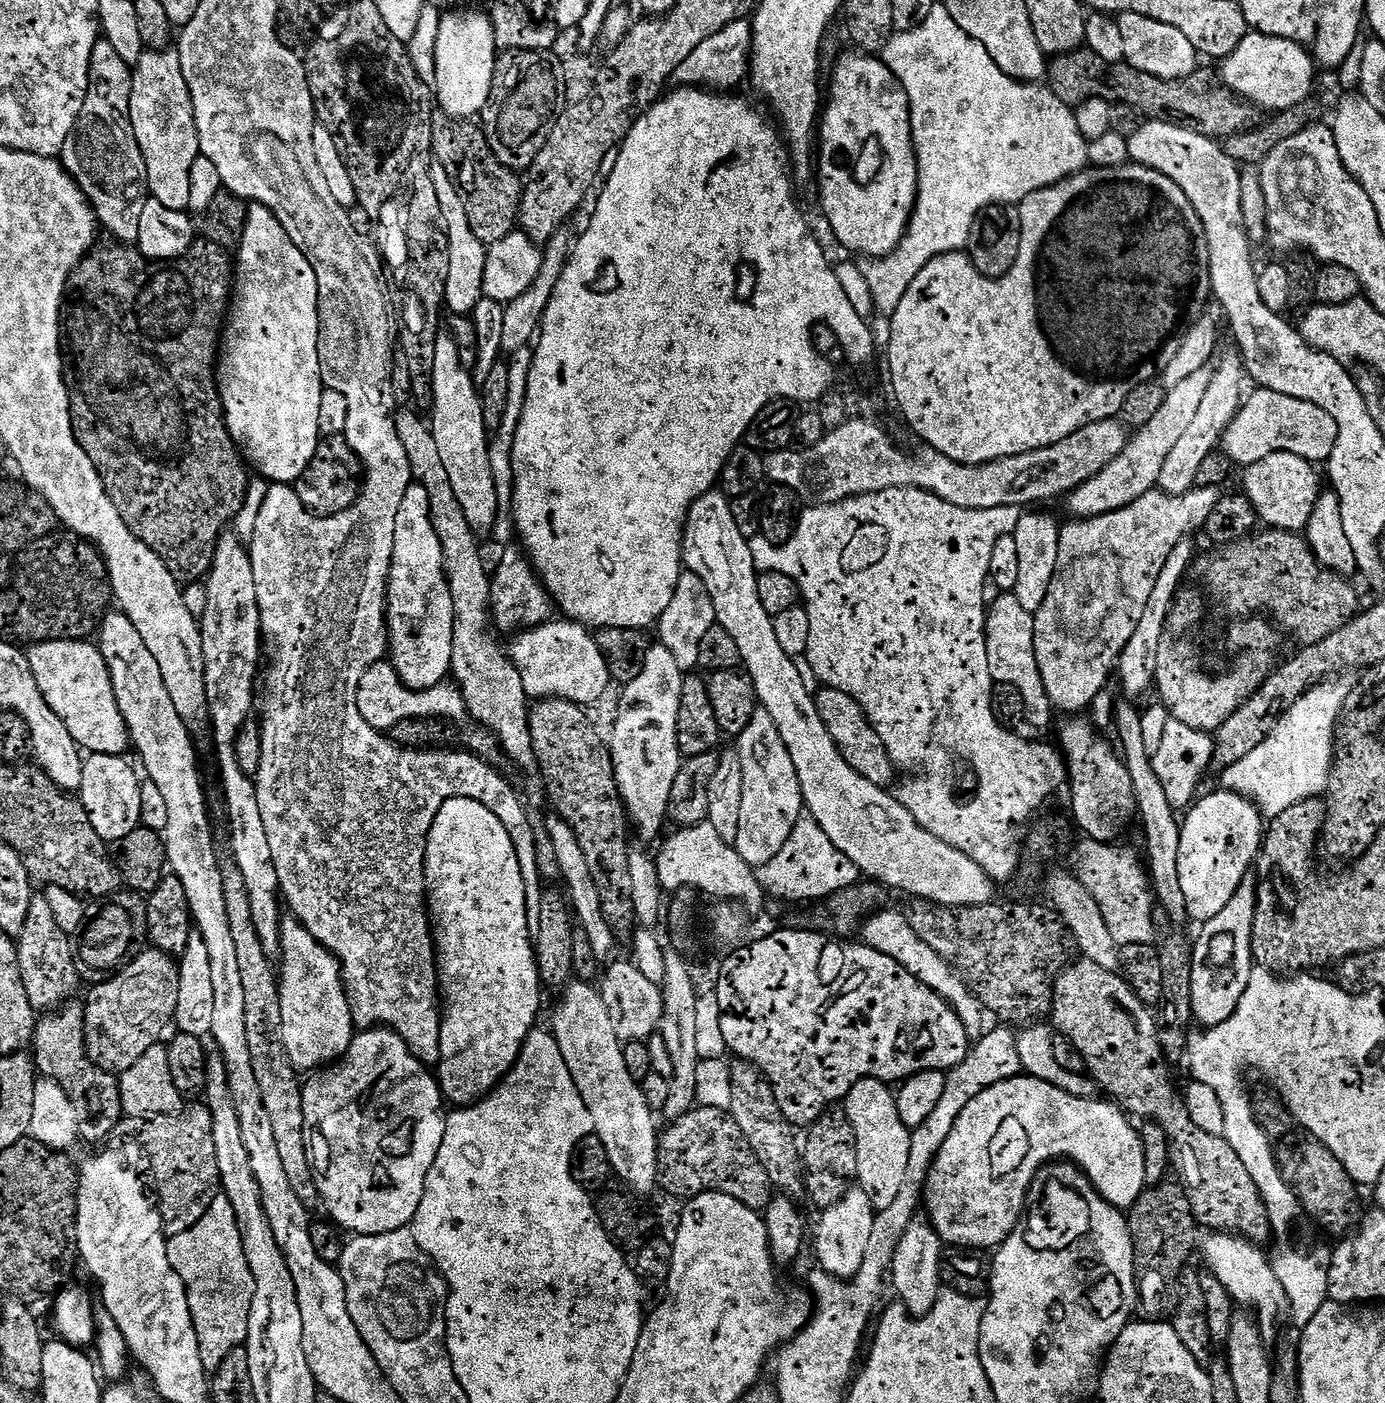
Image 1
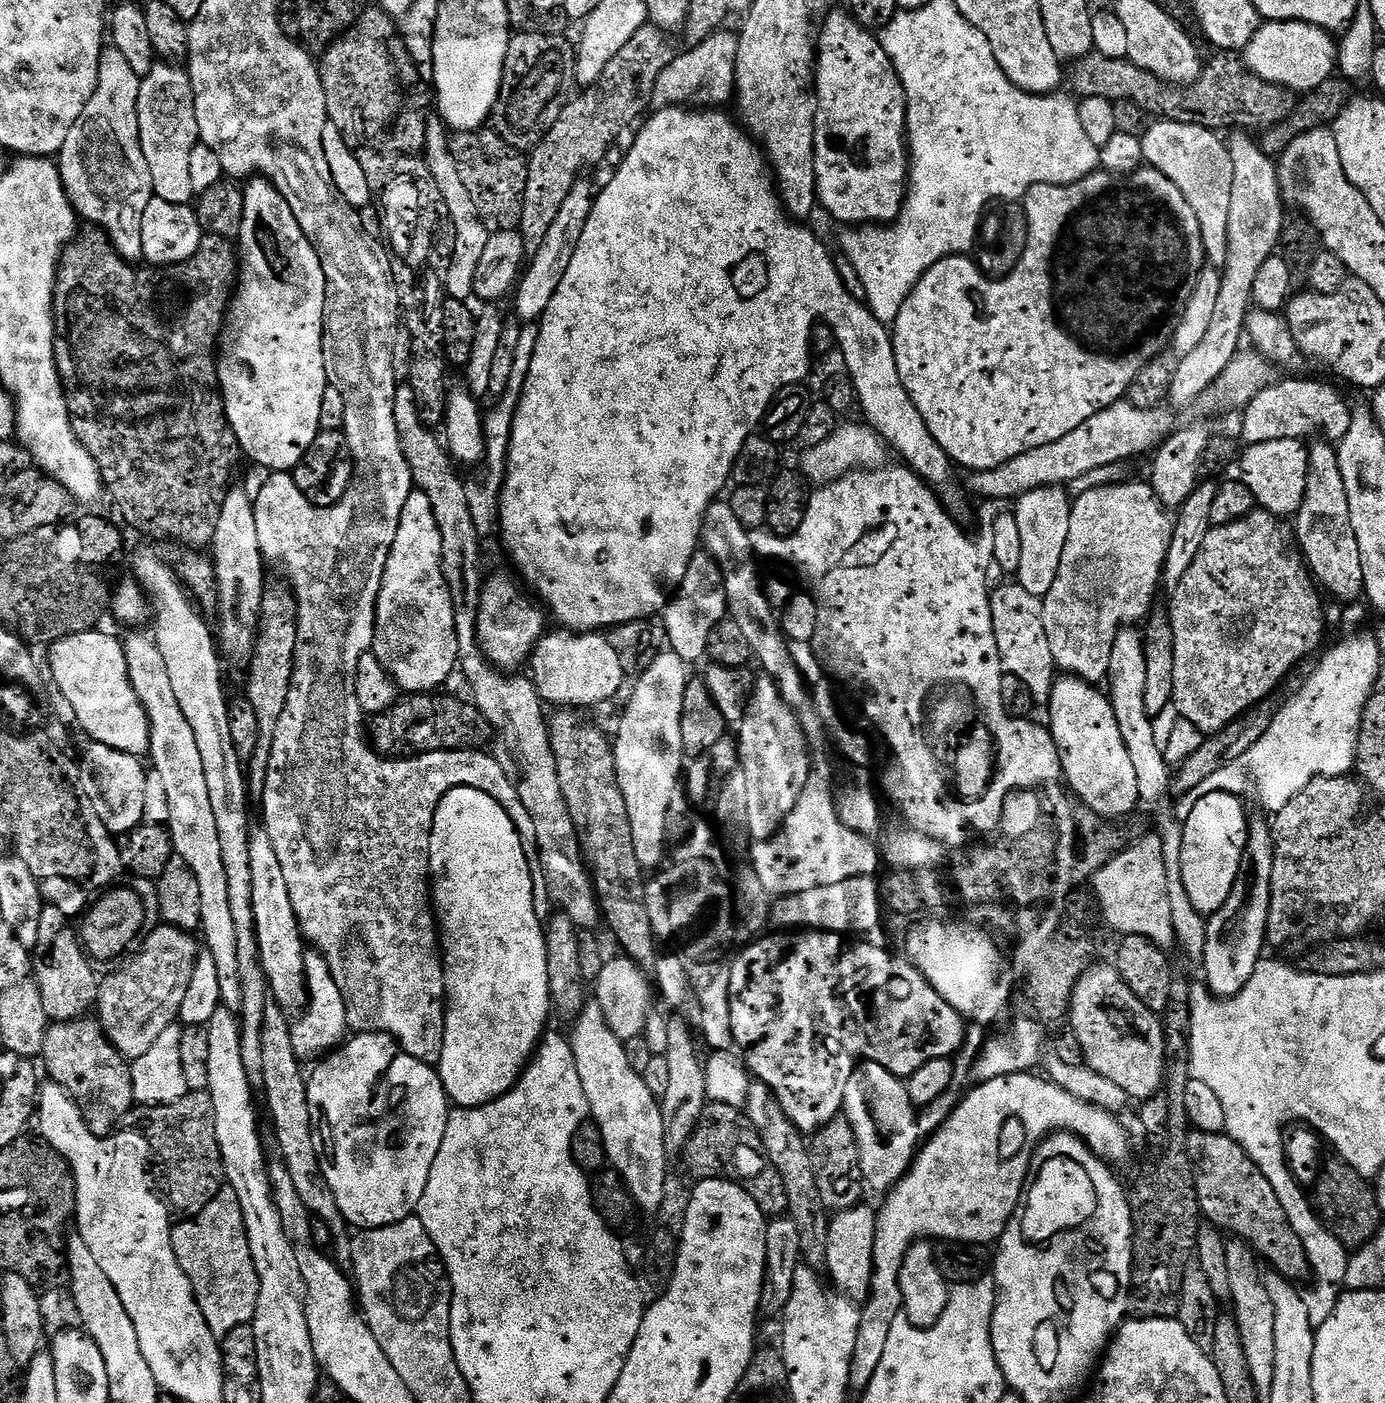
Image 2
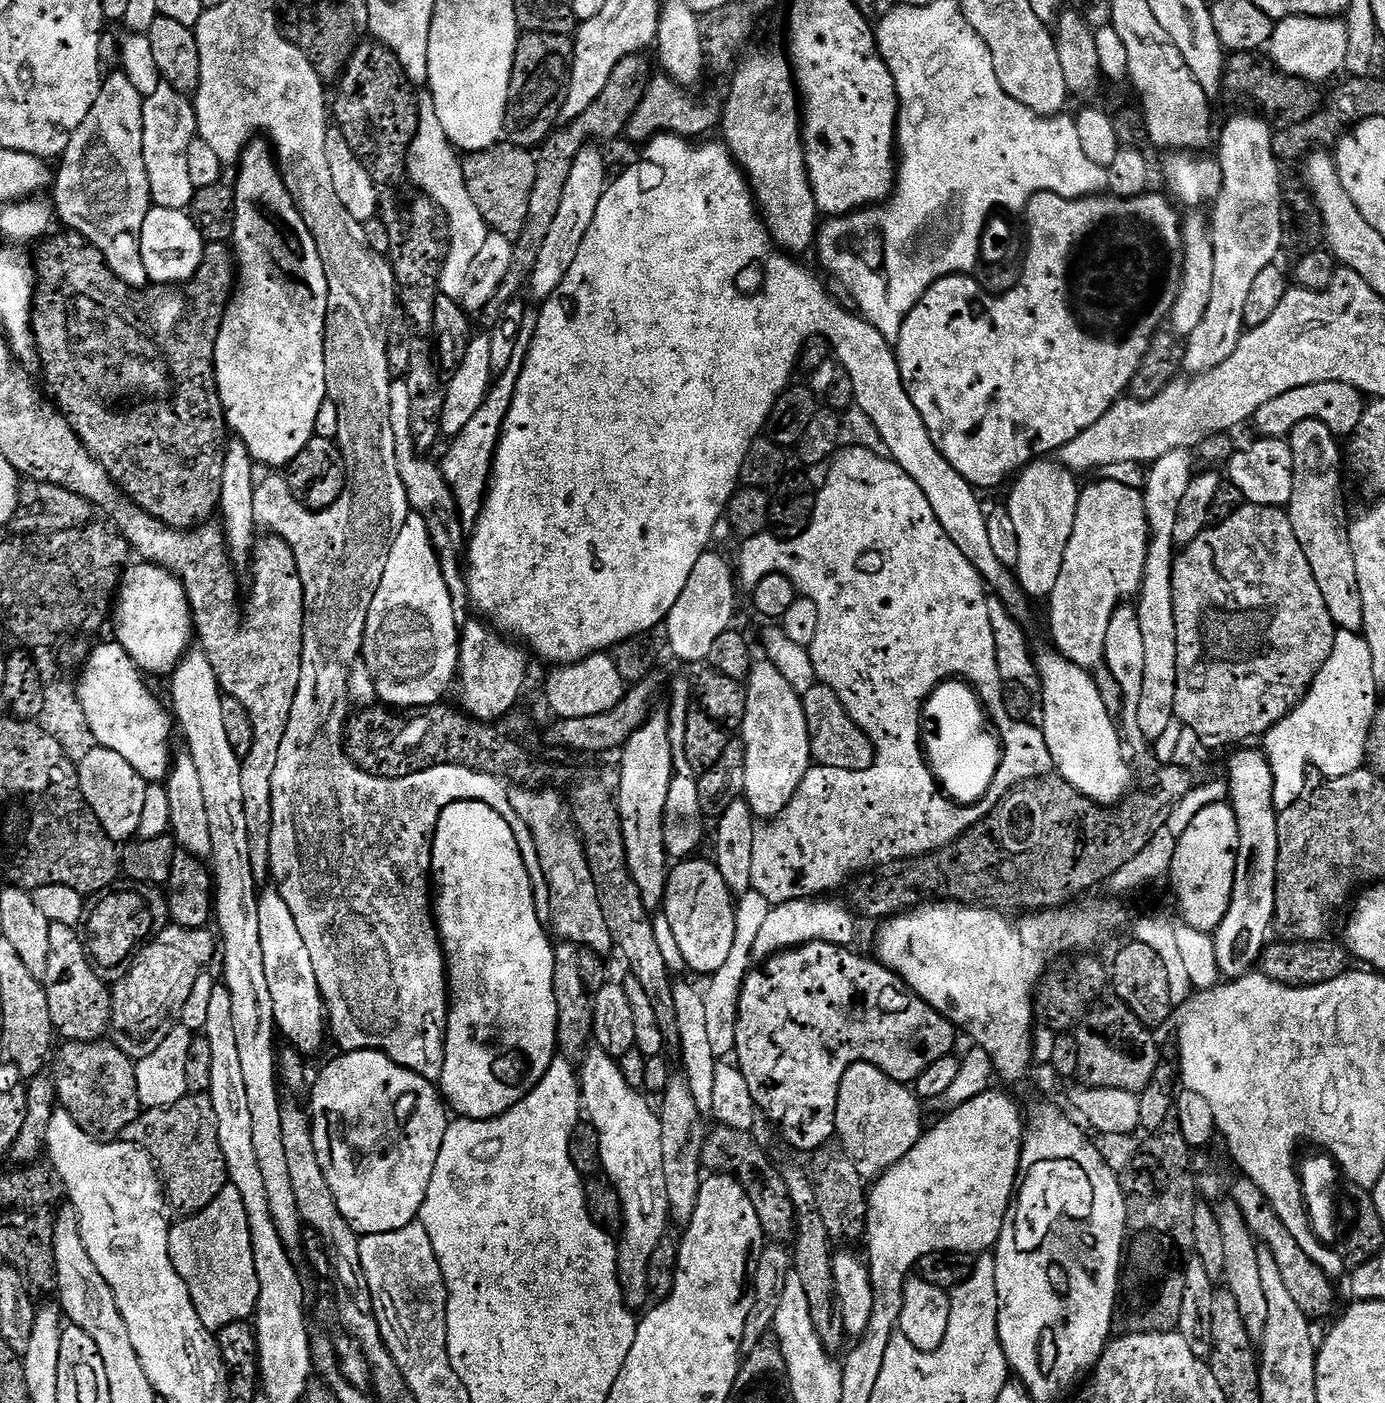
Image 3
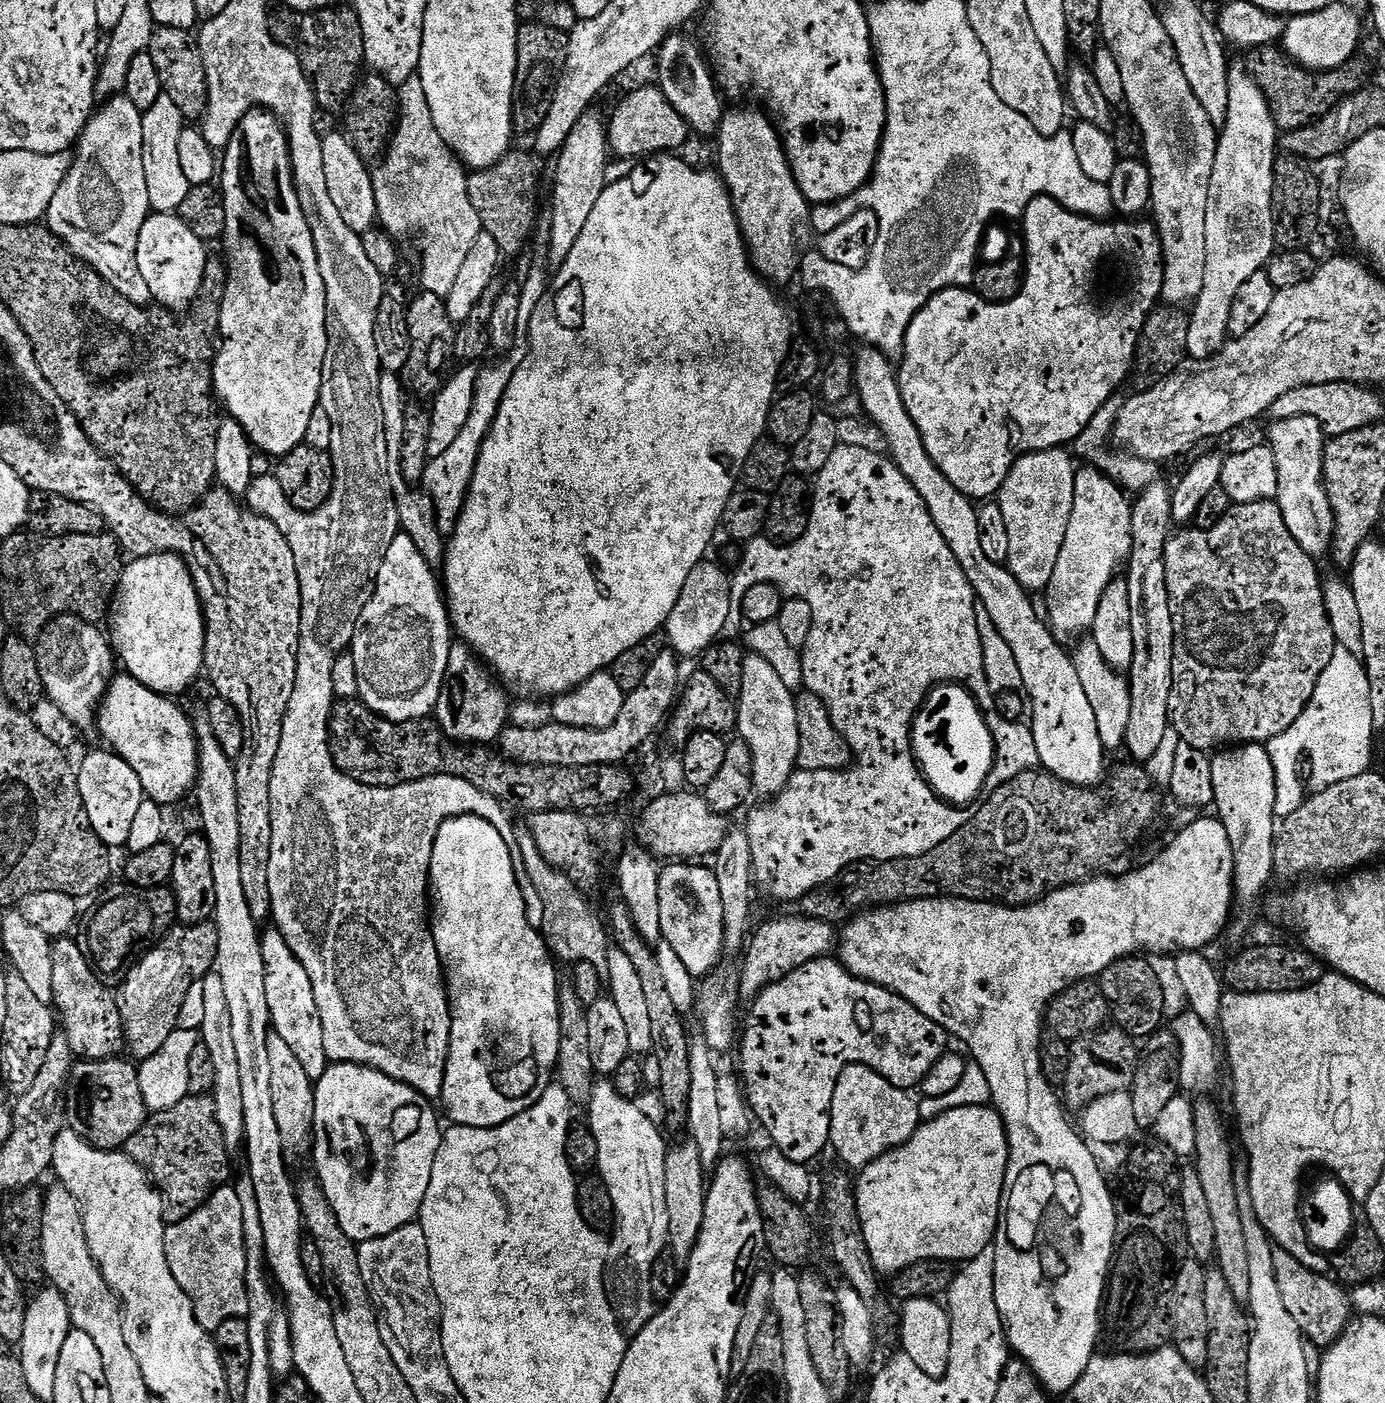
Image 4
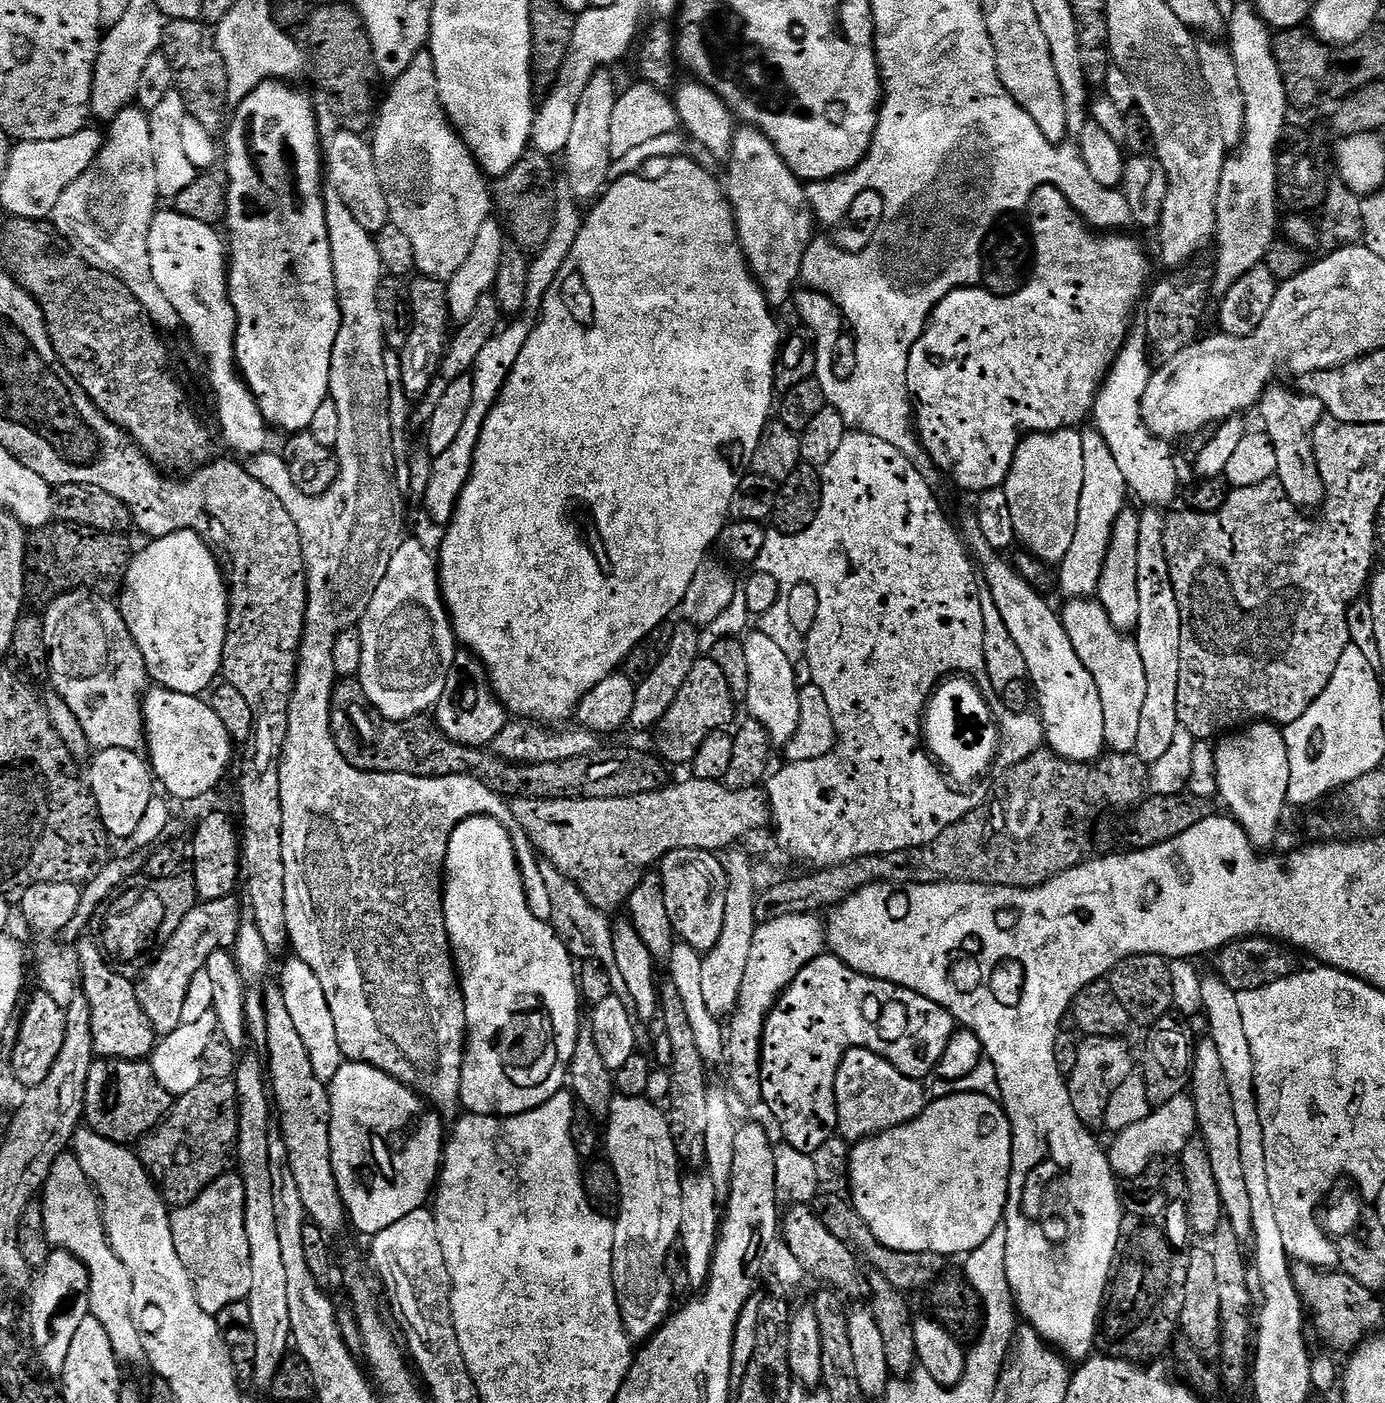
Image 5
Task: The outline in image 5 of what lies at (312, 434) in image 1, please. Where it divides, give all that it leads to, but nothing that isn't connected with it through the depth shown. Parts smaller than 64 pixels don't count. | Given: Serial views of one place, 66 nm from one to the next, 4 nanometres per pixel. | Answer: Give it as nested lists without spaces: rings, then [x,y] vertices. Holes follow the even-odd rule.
[[[284,82],[260,84],[235,108],[226,128],[226,244],[230,249],[228,296],[236,311],[236,366],[256,397],[265,424],[273,429],[281,428],[287,434],[304,434],[318,408],[329,399],[331,355],[334,353],[332,336],[336,336],[336,310],[339,308],[324,208],[322,136],[320,140],[311,102]]]

